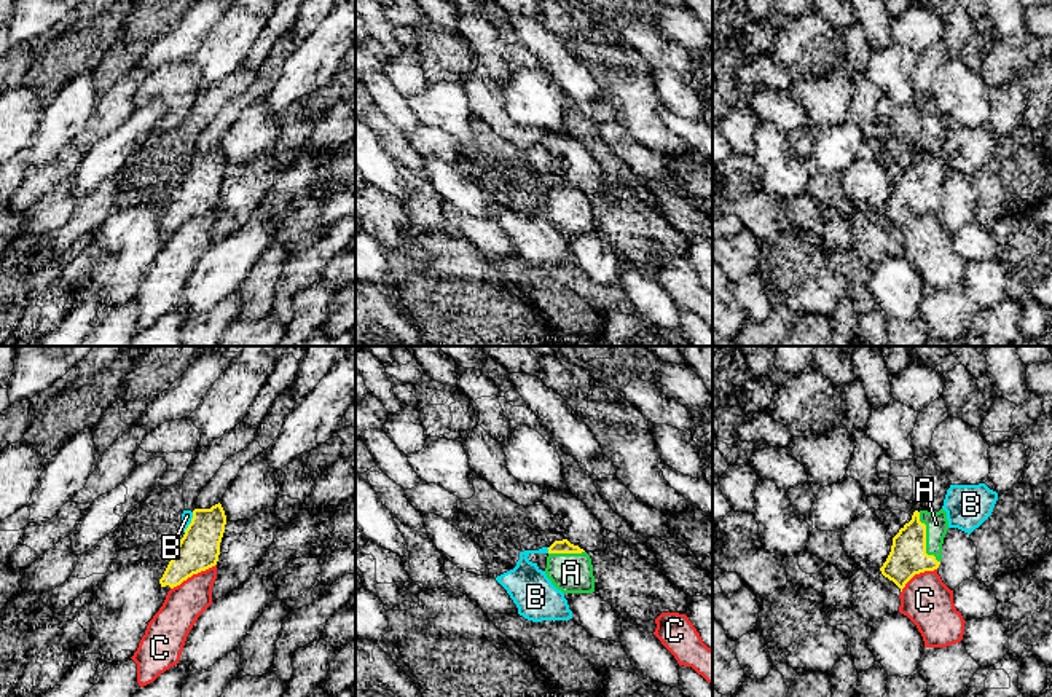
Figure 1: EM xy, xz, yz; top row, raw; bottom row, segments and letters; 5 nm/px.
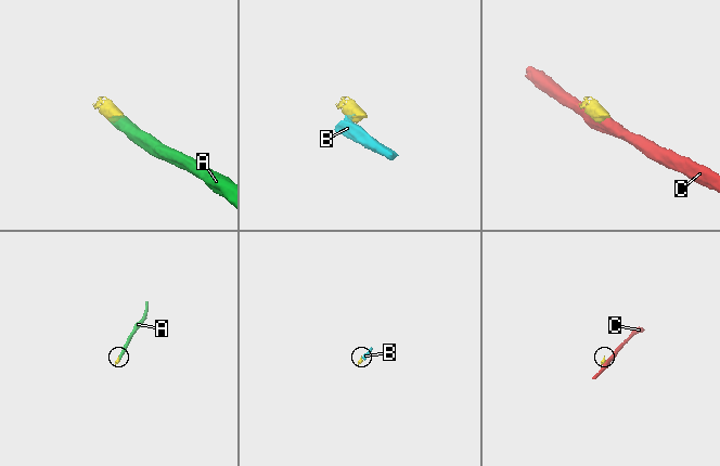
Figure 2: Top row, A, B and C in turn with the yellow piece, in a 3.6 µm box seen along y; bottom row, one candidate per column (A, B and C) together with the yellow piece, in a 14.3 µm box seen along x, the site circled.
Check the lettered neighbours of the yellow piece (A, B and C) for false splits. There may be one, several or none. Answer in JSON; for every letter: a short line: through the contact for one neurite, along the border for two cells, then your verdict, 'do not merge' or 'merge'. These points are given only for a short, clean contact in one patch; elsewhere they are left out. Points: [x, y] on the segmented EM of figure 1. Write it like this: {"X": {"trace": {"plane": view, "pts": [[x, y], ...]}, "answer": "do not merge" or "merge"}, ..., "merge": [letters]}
{"A": {"trace": {"plane": "yz", "pts": [[907, 557], [925, 539], [936, 523]]}, "answer": "merge"}, "B": {"trace": {"plane": "xy", "pts": [[193, 512], [192, 522], [184, 531]]}, "answer": "do not merge"}, "C": {"trace": {"plane": "xy", "pts": [[215, 563], [193, 573], [171, 589]]}, "answer": "do not merge"}, "merge": ["A"]}

